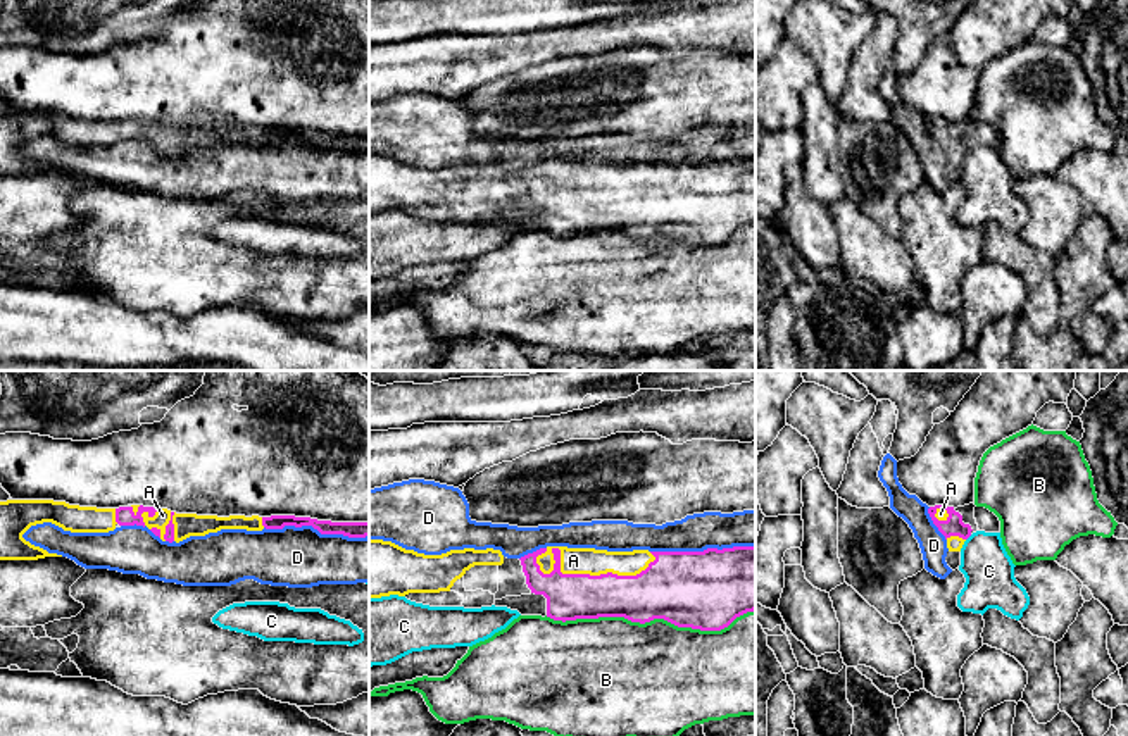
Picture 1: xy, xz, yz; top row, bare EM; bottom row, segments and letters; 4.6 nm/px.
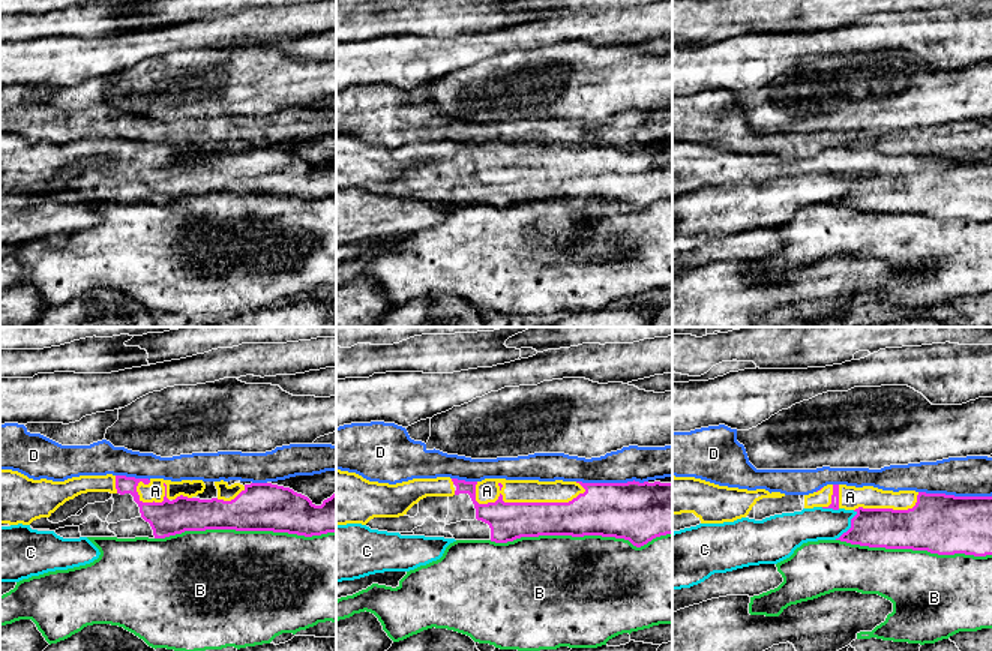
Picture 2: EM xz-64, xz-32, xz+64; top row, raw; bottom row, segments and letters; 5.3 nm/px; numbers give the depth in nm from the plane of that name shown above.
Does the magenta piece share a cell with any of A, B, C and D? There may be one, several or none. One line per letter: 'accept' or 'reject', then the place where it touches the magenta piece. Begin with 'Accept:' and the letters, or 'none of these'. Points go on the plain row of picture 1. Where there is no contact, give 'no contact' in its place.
Accept: A
A: accept; contact xz (575, 188)
B: reject; contact xz (649, 235)
C: reject; contact yz (968, 150)
D: reject; contact xy (316, 142)

